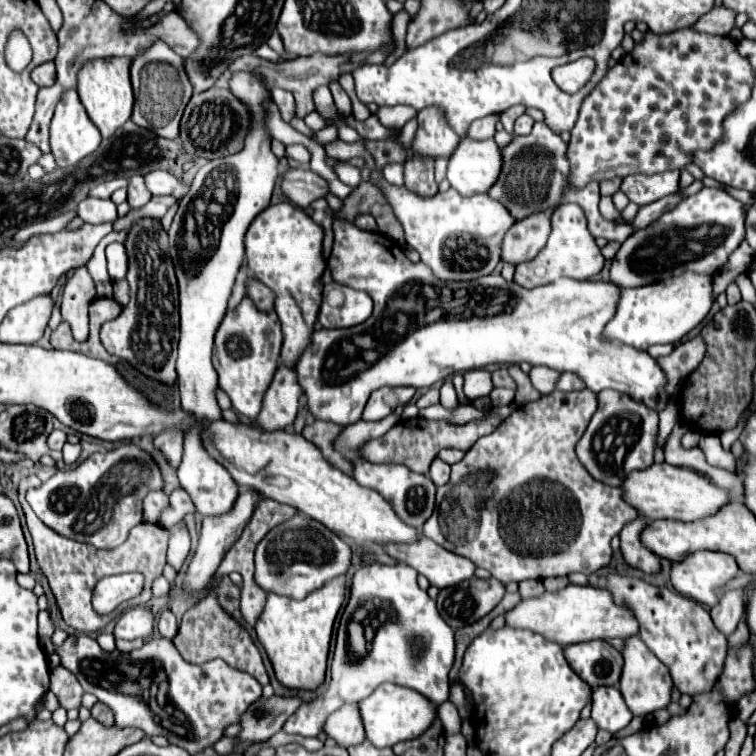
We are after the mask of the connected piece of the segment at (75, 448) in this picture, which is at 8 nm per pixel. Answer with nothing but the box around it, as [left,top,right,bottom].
[62,443,82,465]

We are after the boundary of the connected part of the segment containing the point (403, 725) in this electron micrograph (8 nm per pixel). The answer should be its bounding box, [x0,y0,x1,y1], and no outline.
[358,683,436,747]

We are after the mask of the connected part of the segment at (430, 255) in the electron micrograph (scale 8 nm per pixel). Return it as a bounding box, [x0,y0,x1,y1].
[324,139,514,281]

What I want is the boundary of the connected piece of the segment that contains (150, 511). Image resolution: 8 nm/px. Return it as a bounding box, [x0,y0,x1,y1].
[144,491,168,523]

